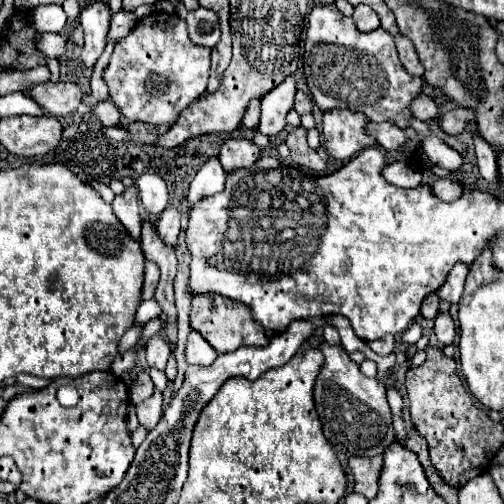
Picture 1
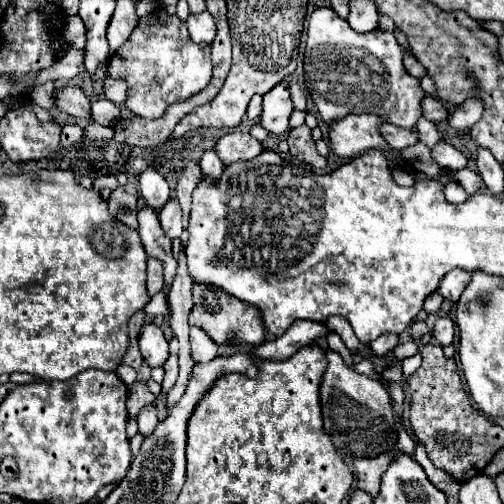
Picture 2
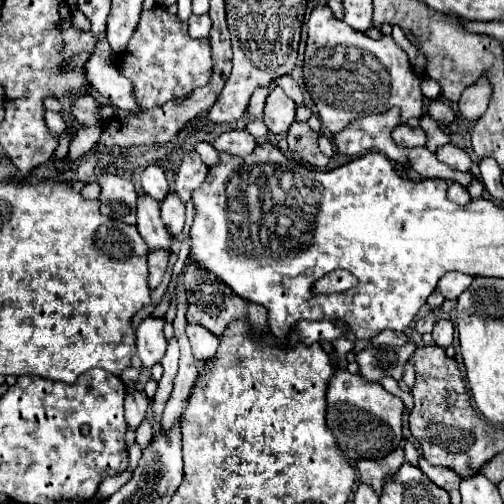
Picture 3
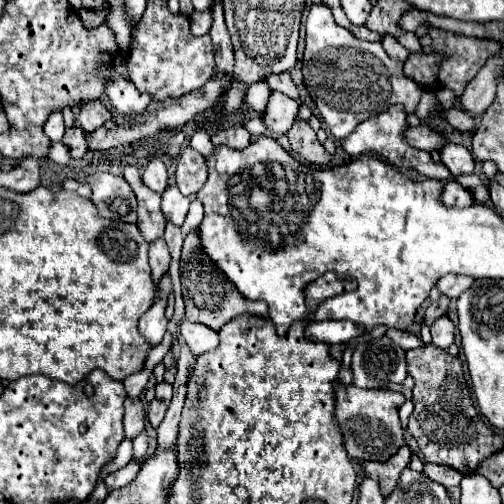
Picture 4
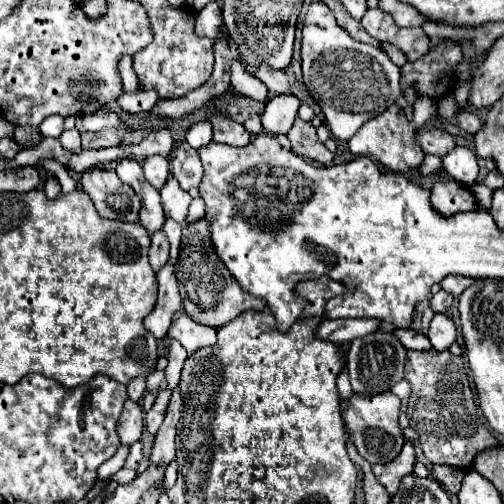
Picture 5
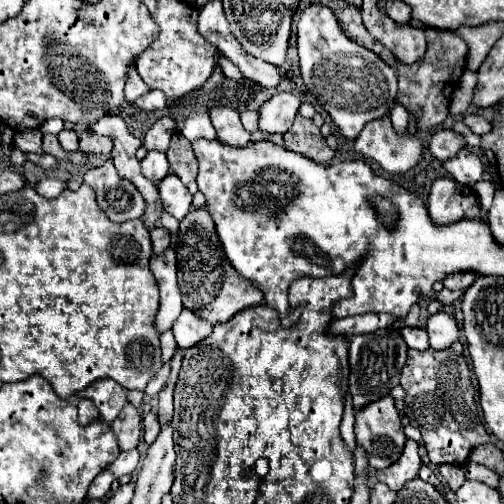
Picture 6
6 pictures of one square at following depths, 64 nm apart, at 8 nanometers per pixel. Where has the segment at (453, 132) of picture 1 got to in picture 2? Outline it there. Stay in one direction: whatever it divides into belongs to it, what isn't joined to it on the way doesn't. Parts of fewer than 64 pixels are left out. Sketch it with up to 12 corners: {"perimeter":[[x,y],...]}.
{"perimeter":[[482,100],[462,102],[446,122],[454,130],[468,130],[484,112]]}

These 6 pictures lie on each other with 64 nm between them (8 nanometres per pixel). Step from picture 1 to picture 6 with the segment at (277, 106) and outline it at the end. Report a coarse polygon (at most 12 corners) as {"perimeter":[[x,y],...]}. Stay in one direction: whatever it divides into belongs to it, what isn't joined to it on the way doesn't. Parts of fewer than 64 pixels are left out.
{"perimeter":[[274,94],[260,108],[260,130],[288,132],[300,100]]}

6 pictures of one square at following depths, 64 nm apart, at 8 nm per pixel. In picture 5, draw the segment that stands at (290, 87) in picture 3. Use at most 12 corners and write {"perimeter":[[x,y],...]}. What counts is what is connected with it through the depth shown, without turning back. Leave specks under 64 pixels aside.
{"perimeter":[[258,68],[256,78],[274,94],[288,94],[290,82],[284,72]]}

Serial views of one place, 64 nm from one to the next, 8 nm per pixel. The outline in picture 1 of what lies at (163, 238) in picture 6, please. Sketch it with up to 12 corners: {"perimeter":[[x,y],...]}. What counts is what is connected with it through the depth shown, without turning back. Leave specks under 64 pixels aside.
{"perimeter":[[146,262],[142,300],[154,298],[160,278],[156,264]]}

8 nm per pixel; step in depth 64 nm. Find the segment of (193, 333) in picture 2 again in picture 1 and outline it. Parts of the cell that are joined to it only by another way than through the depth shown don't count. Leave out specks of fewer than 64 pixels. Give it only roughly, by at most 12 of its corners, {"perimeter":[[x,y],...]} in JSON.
{"perimeter":[[198,332],[186,340],[186,362],[210,366],[216,350]]}

